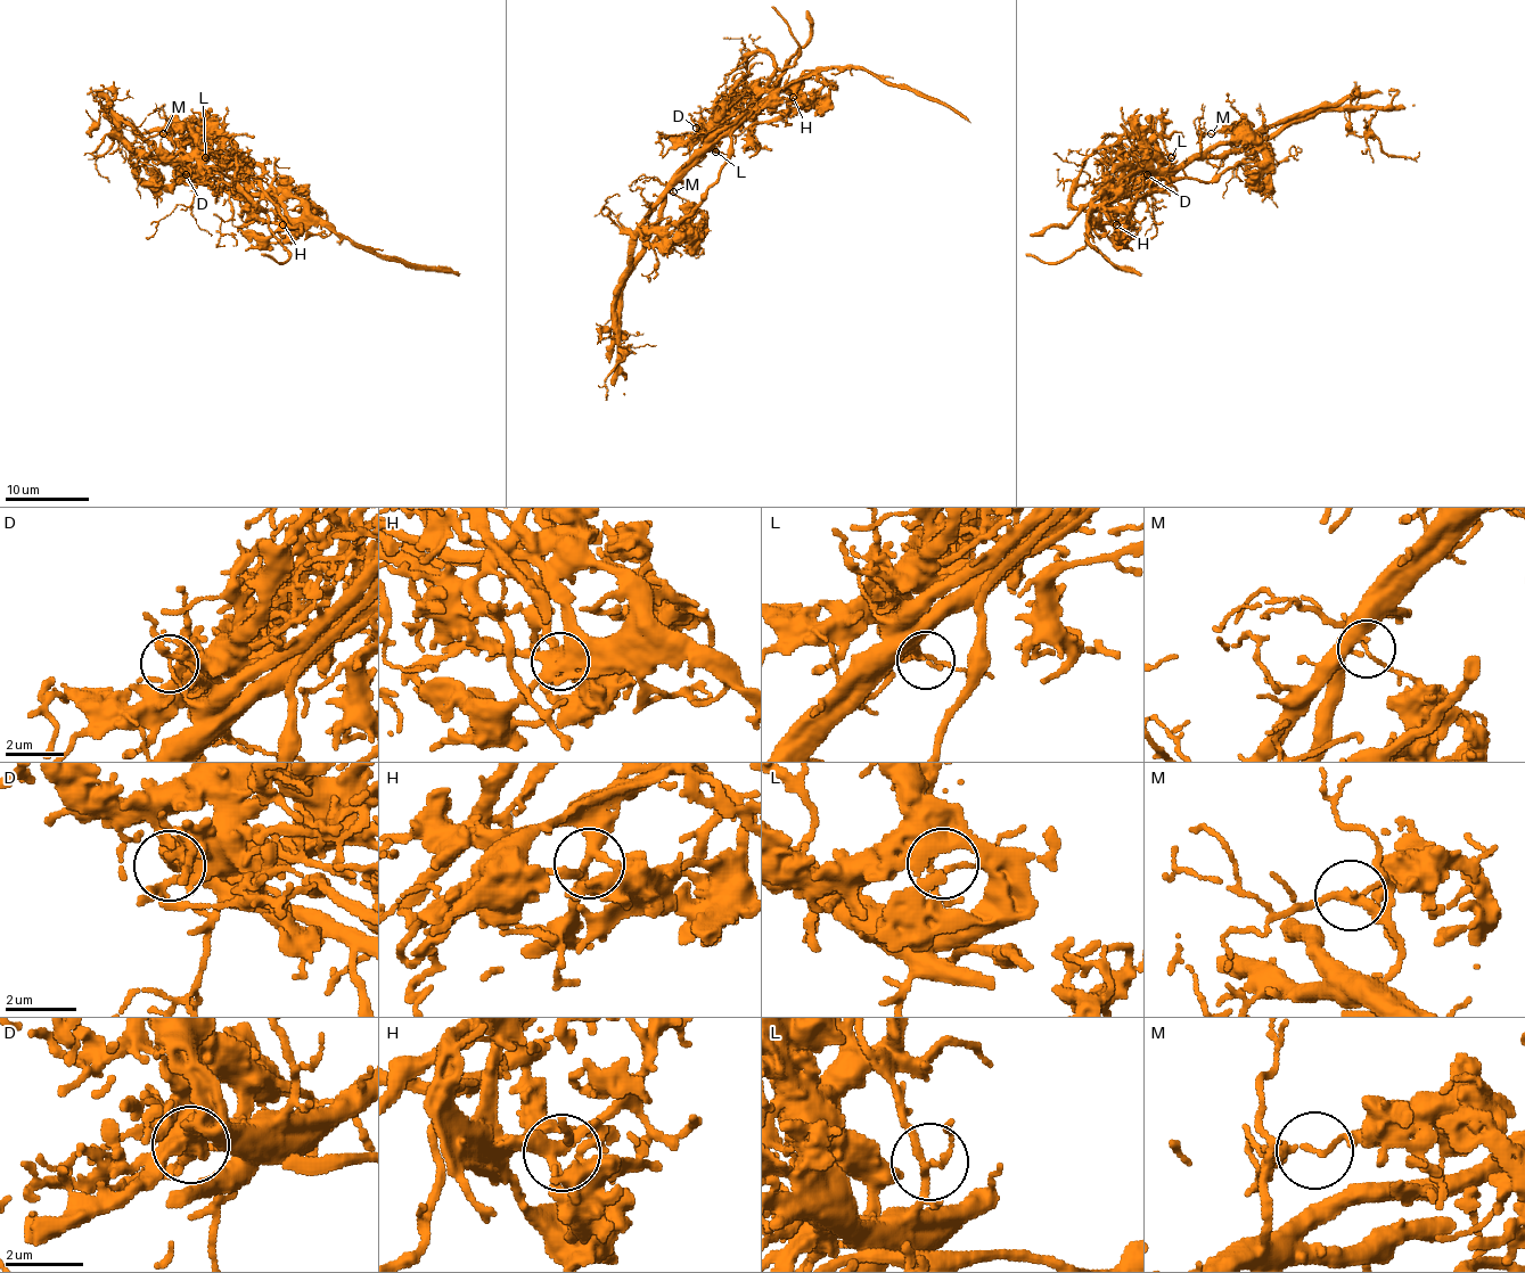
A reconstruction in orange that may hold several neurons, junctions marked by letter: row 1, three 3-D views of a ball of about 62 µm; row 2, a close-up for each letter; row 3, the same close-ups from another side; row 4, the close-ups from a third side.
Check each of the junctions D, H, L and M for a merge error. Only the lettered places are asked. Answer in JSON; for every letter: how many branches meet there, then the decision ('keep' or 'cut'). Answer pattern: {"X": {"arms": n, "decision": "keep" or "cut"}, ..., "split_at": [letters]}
{"D": {"arms": 1, "decision": "cut"}, "H": {"arms": 3, "decision": "keep"}, "L": {"arms": 4, "decision": "keep"}, "M": {"arms": 3, "decision": "cut"}, "split_at": ["D", "M"]}

